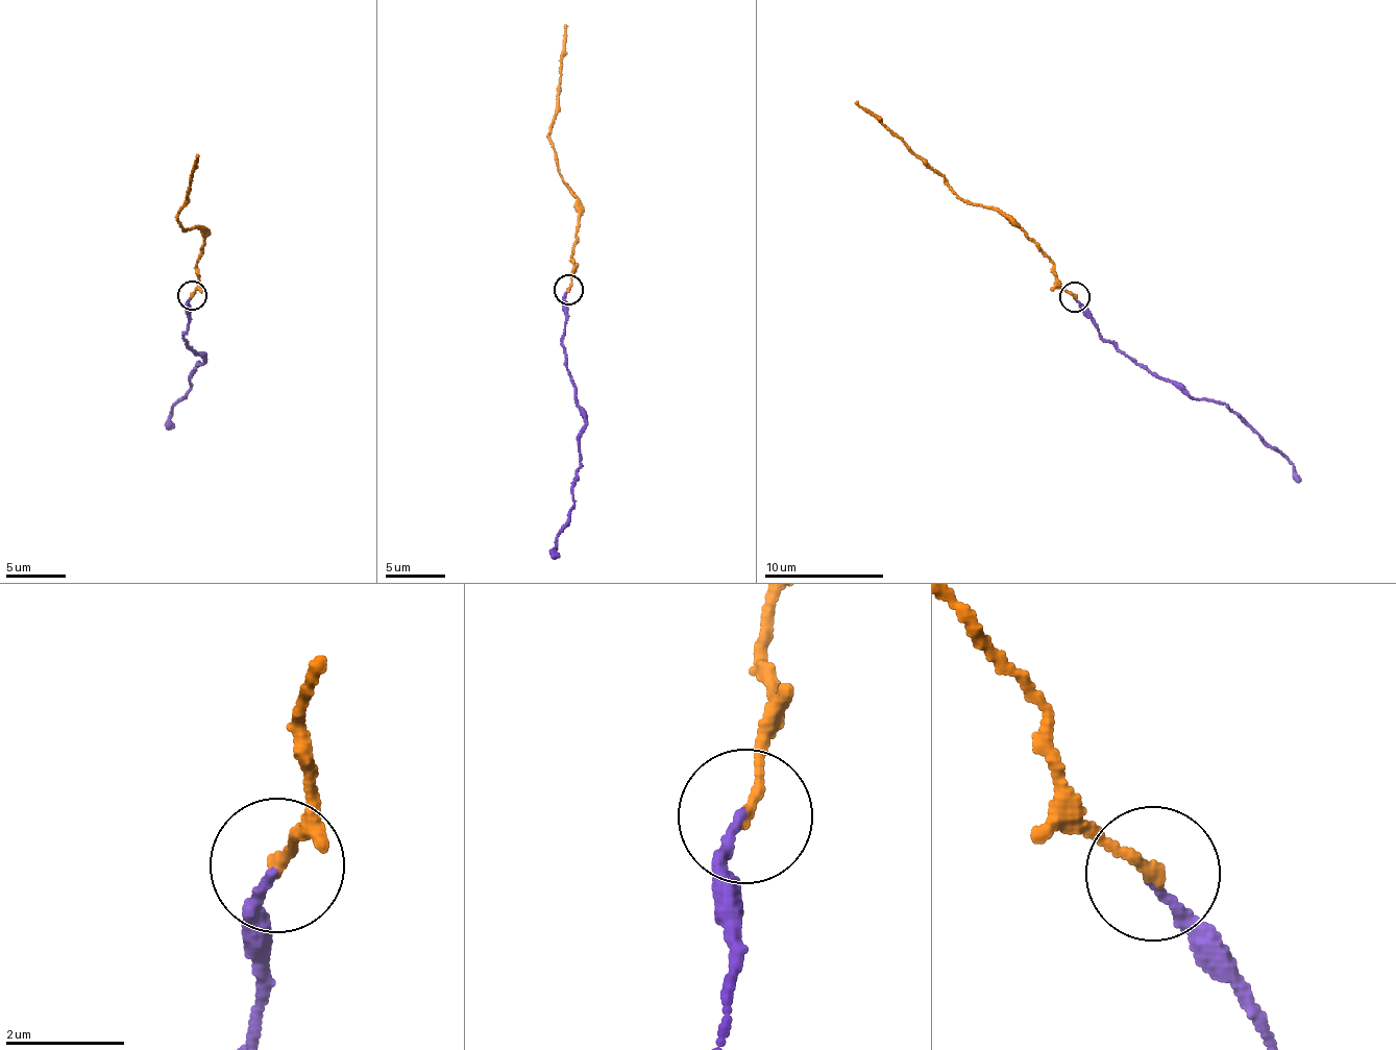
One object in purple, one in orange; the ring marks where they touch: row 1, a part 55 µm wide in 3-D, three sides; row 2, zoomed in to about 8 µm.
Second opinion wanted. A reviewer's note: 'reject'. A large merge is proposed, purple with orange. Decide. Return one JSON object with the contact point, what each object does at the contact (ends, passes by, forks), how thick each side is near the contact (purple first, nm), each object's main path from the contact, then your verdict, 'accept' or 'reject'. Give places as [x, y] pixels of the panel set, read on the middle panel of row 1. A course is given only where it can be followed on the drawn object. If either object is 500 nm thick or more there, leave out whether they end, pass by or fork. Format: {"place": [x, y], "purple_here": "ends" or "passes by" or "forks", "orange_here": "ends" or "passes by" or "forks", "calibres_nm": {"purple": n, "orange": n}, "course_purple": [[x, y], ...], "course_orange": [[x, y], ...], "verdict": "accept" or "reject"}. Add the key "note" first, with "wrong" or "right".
{"note": "wrong", "place": [568, 289], "purple_here": "ends", "orange_here": "ends", "calibres_nm": {"purple": 140, "orange": 200}, "course_purple": [[569, 290], [561, 344], [583, 415], [581, 467], [569, 522], [552, 558]], "course_orange": [[569, 290], [574, 272], [571, 257], [577, 195], [561, 176], [548, 140], [565, 24]], "verdict": "accept"}

